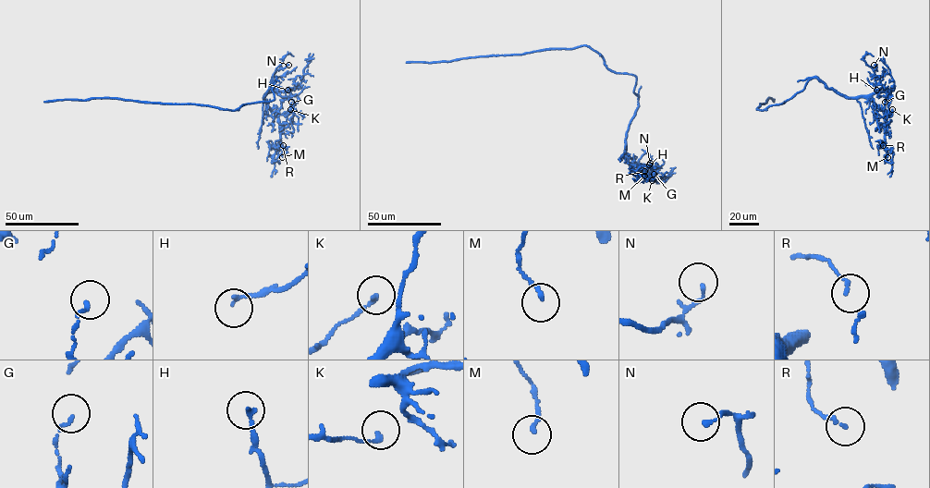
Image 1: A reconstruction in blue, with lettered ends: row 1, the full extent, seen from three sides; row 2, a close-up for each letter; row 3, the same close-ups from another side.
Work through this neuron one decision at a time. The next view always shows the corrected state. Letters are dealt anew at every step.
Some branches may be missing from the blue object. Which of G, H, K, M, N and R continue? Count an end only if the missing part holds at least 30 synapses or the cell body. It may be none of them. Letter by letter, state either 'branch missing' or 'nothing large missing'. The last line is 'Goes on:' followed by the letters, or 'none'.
G: nothing large missing
H: nothing large missing
K: nothing large missing
M: nothing large missing
N: nothing large missing
R: nothing large missing
Goes on: none

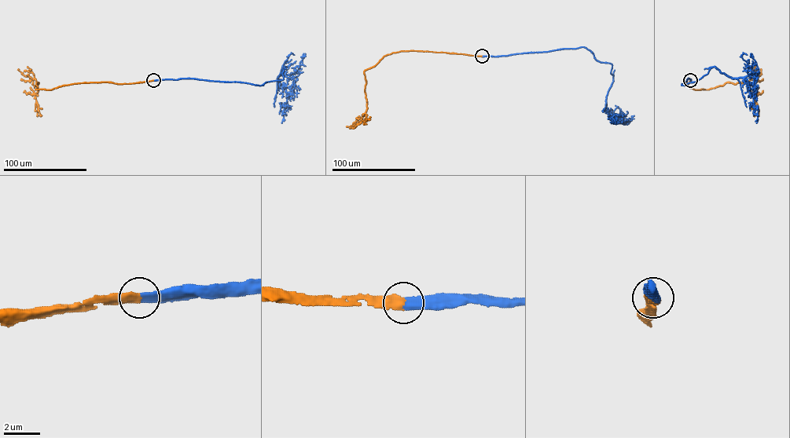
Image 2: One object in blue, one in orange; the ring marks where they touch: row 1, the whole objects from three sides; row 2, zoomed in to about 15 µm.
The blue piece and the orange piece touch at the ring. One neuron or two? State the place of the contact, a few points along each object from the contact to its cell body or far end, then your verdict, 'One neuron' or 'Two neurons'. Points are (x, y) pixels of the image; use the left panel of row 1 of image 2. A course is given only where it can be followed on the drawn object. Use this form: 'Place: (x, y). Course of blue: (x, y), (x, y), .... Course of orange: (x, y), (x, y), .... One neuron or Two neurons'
Place: (153, 80). Course of blue: (153, 80), (192, 78), (262, 85), (282, 80), (284, 67), (277, 78), (286, 93), (287, 107), (281, 122). Course of orange: (153, 80), (78, 82), (51, 89), (35, 89), (37, 82), (37, 116). One neuron

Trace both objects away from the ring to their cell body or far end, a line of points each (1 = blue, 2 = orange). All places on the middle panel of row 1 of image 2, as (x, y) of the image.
1: (482, 56), (585, 47), (596, 60), (611, 64), (613, 82), (606, 96), (606, 111), (615, 122), (610, 122)
2: (482, 56), (407, 50), (384, 56), (364, 71), (367, 108), (363, 124), (365, 123)

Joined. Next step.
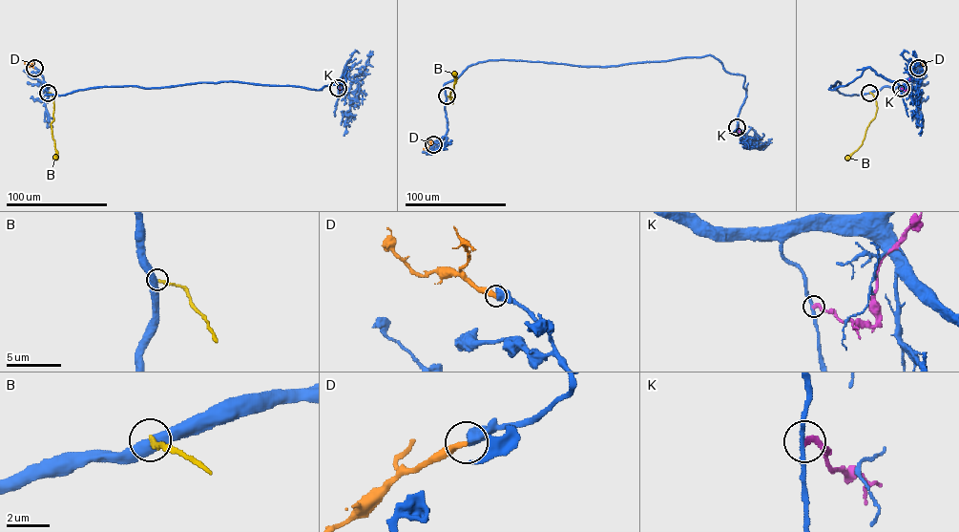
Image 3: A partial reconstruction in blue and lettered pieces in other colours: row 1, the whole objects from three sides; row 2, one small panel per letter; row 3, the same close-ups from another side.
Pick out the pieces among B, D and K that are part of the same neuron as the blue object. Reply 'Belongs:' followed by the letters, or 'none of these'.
Belongs: none of these

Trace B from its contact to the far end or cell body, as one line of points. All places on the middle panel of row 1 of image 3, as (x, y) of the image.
B: (447, 95), (452, 103), (449, 95), (455, 82), (453, 72)

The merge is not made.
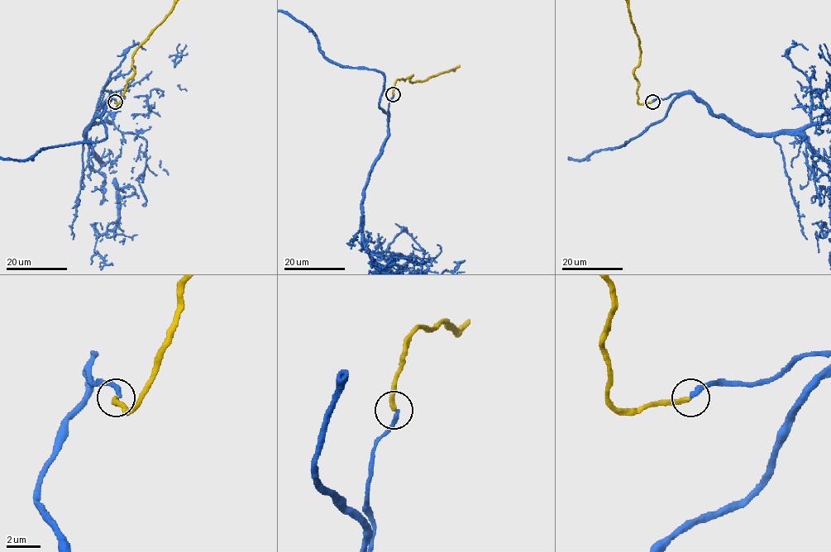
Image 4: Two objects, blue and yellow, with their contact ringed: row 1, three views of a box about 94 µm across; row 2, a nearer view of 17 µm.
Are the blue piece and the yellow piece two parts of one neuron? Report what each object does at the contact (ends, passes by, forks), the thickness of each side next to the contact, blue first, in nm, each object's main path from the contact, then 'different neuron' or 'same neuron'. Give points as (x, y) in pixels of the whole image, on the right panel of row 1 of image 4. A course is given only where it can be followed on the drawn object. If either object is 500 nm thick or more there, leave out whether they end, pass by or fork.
blue ends; yellow ends; calibres 280 and 280 nm; course yellow (652, 102), (637, 102), (638, 82), (634, 72), (640, 53), (639, 39); same neuron

